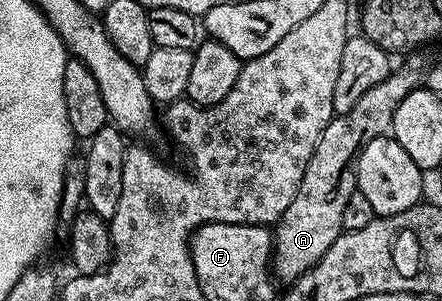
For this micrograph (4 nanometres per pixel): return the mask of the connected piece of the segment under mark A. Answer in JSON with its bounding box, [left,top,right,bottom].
[273,53,425,281]

